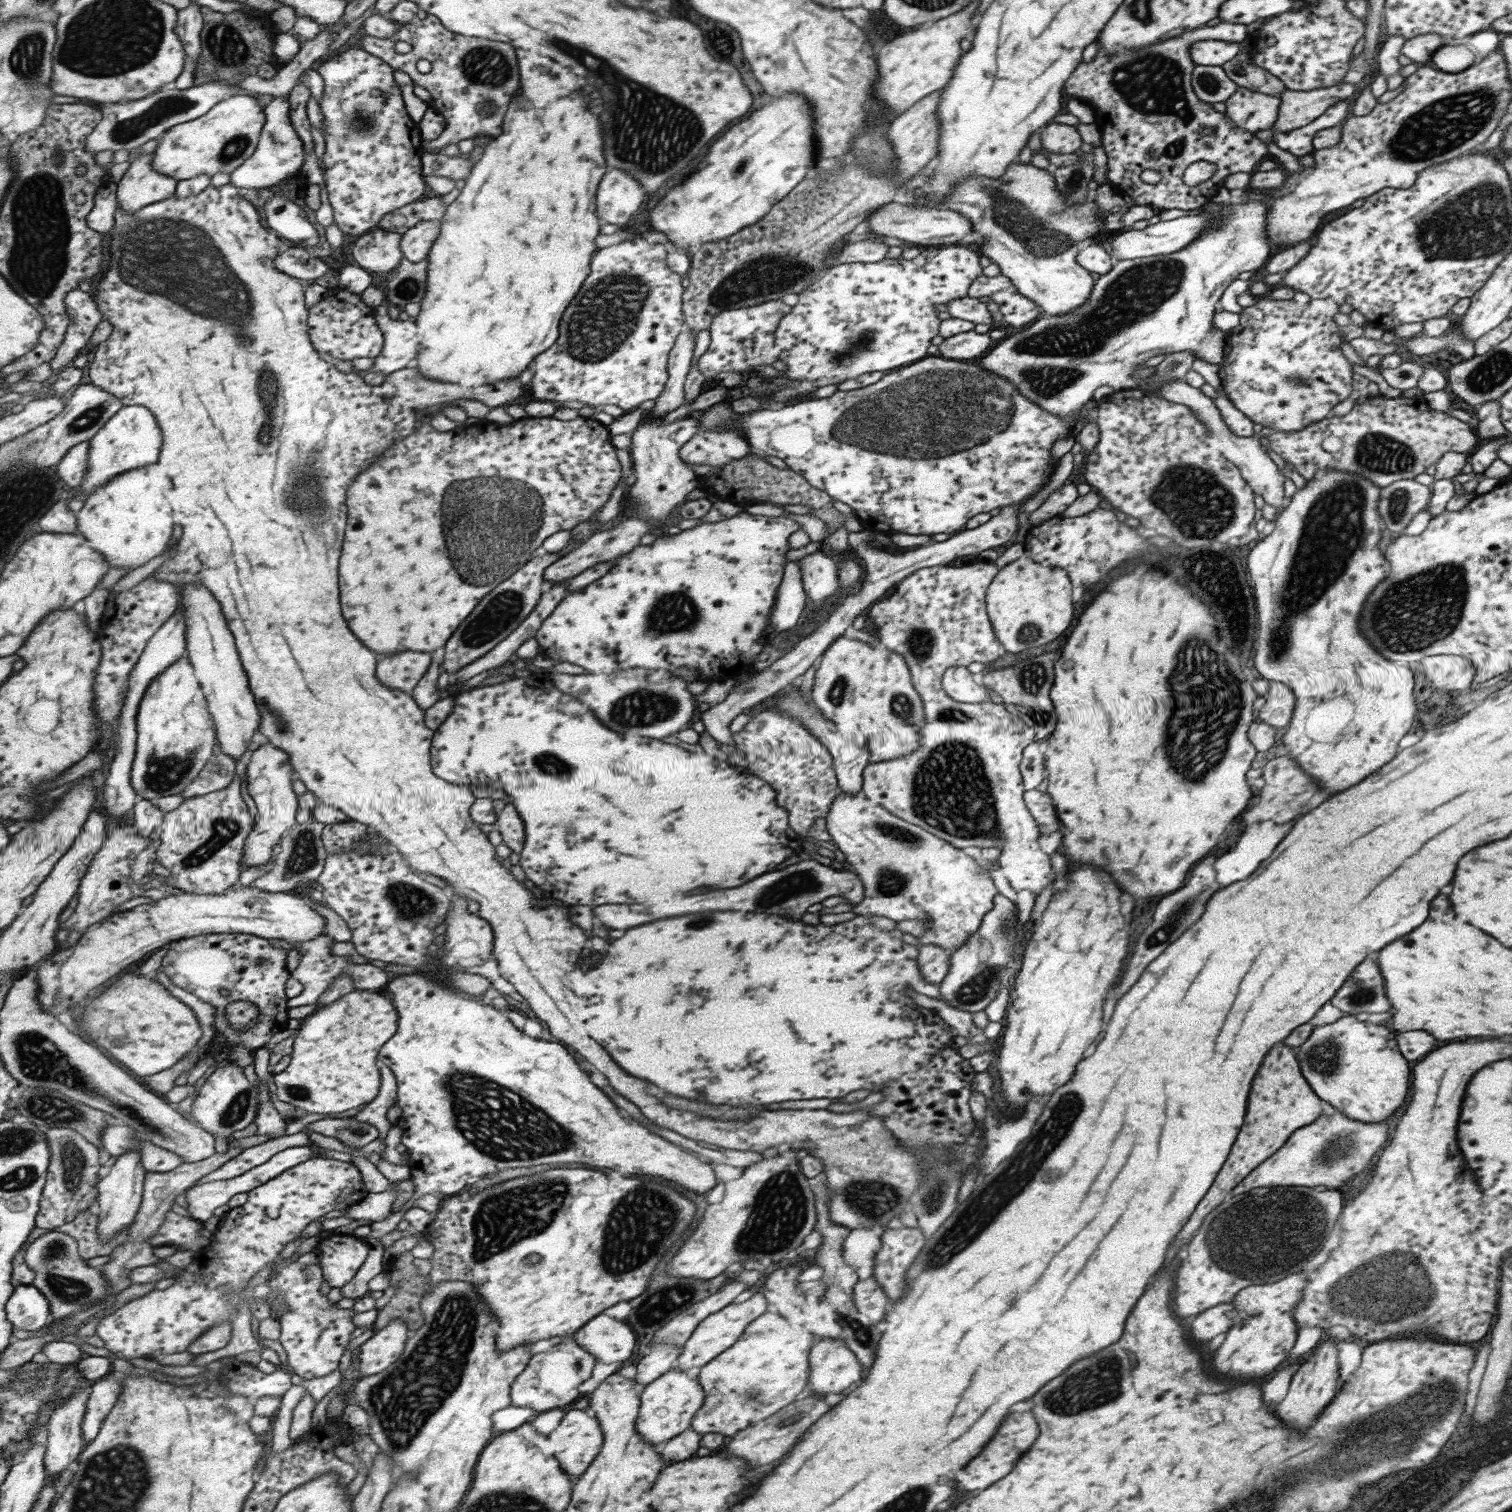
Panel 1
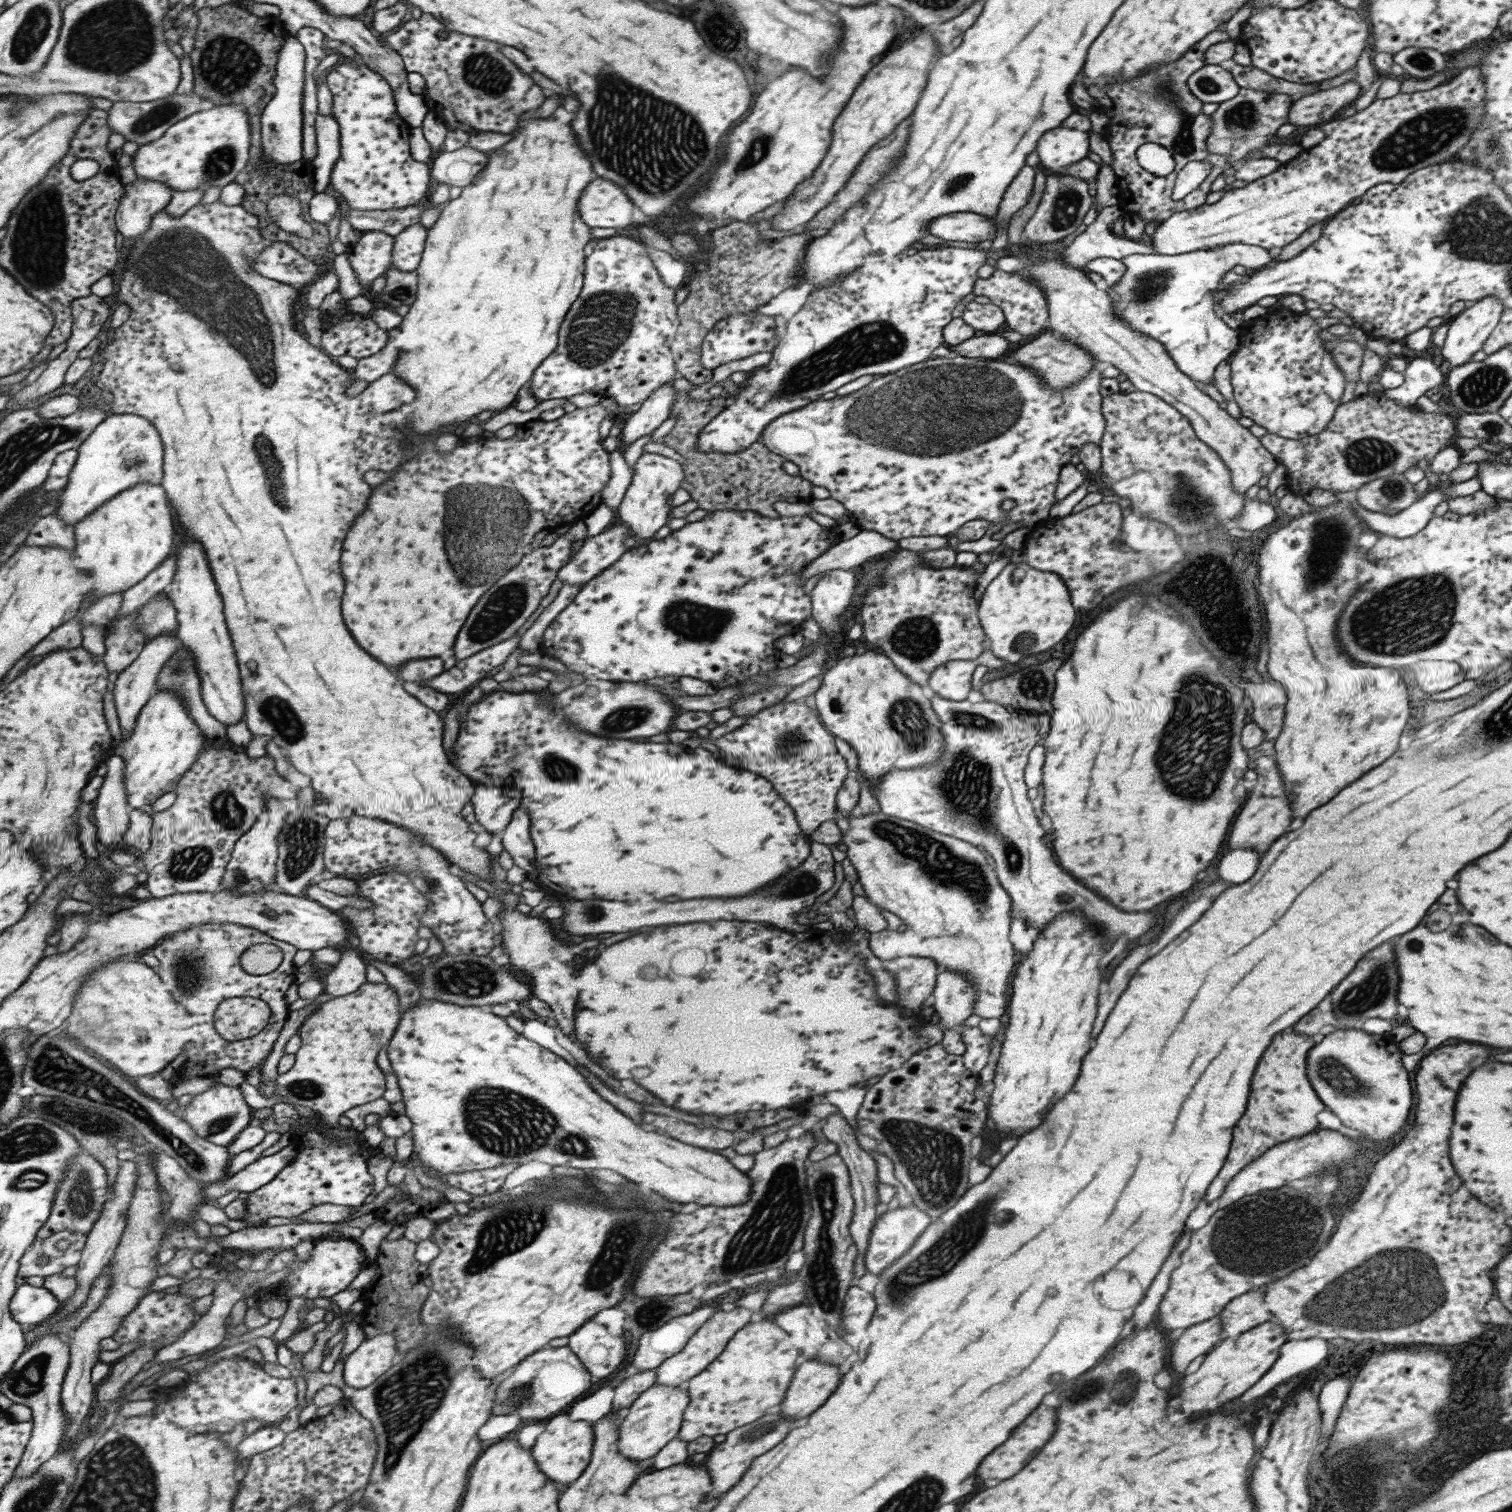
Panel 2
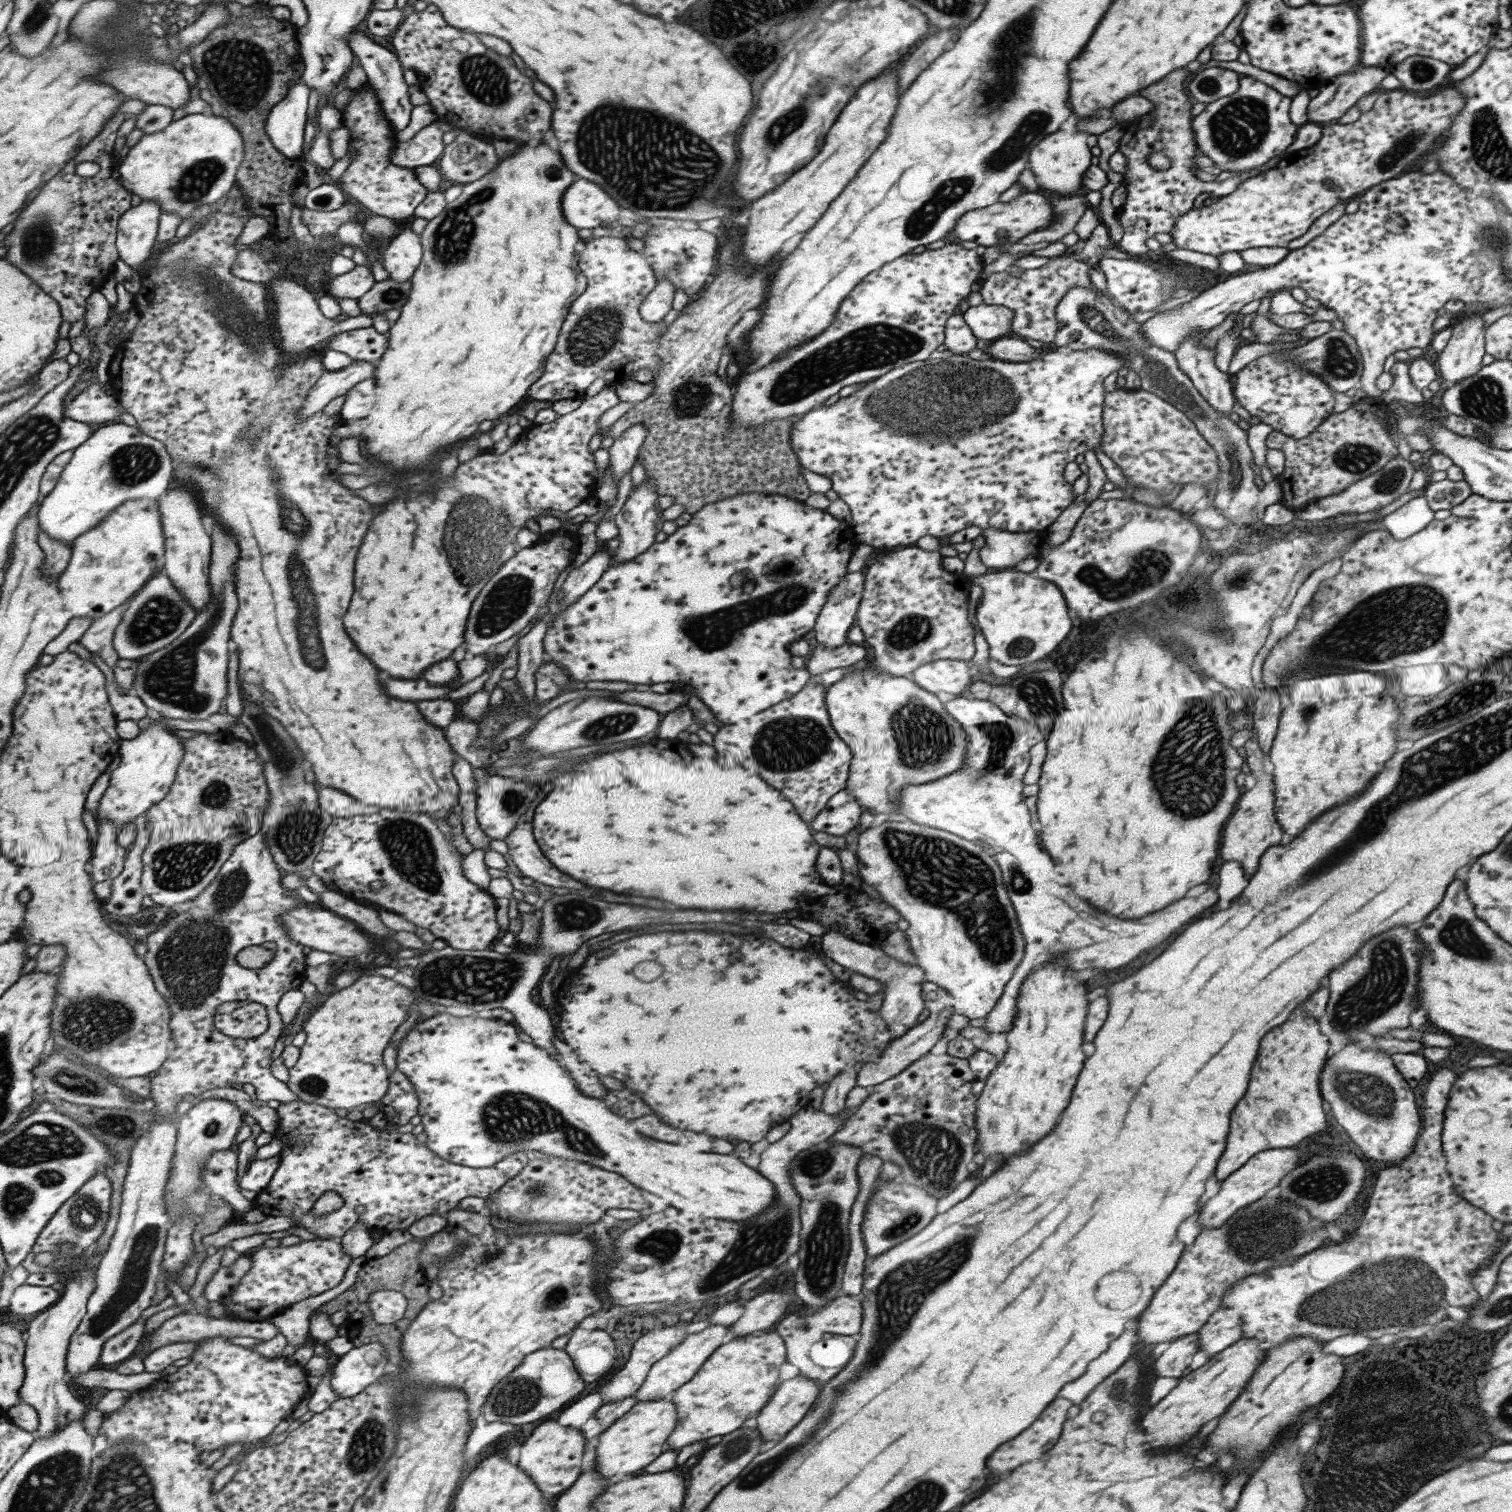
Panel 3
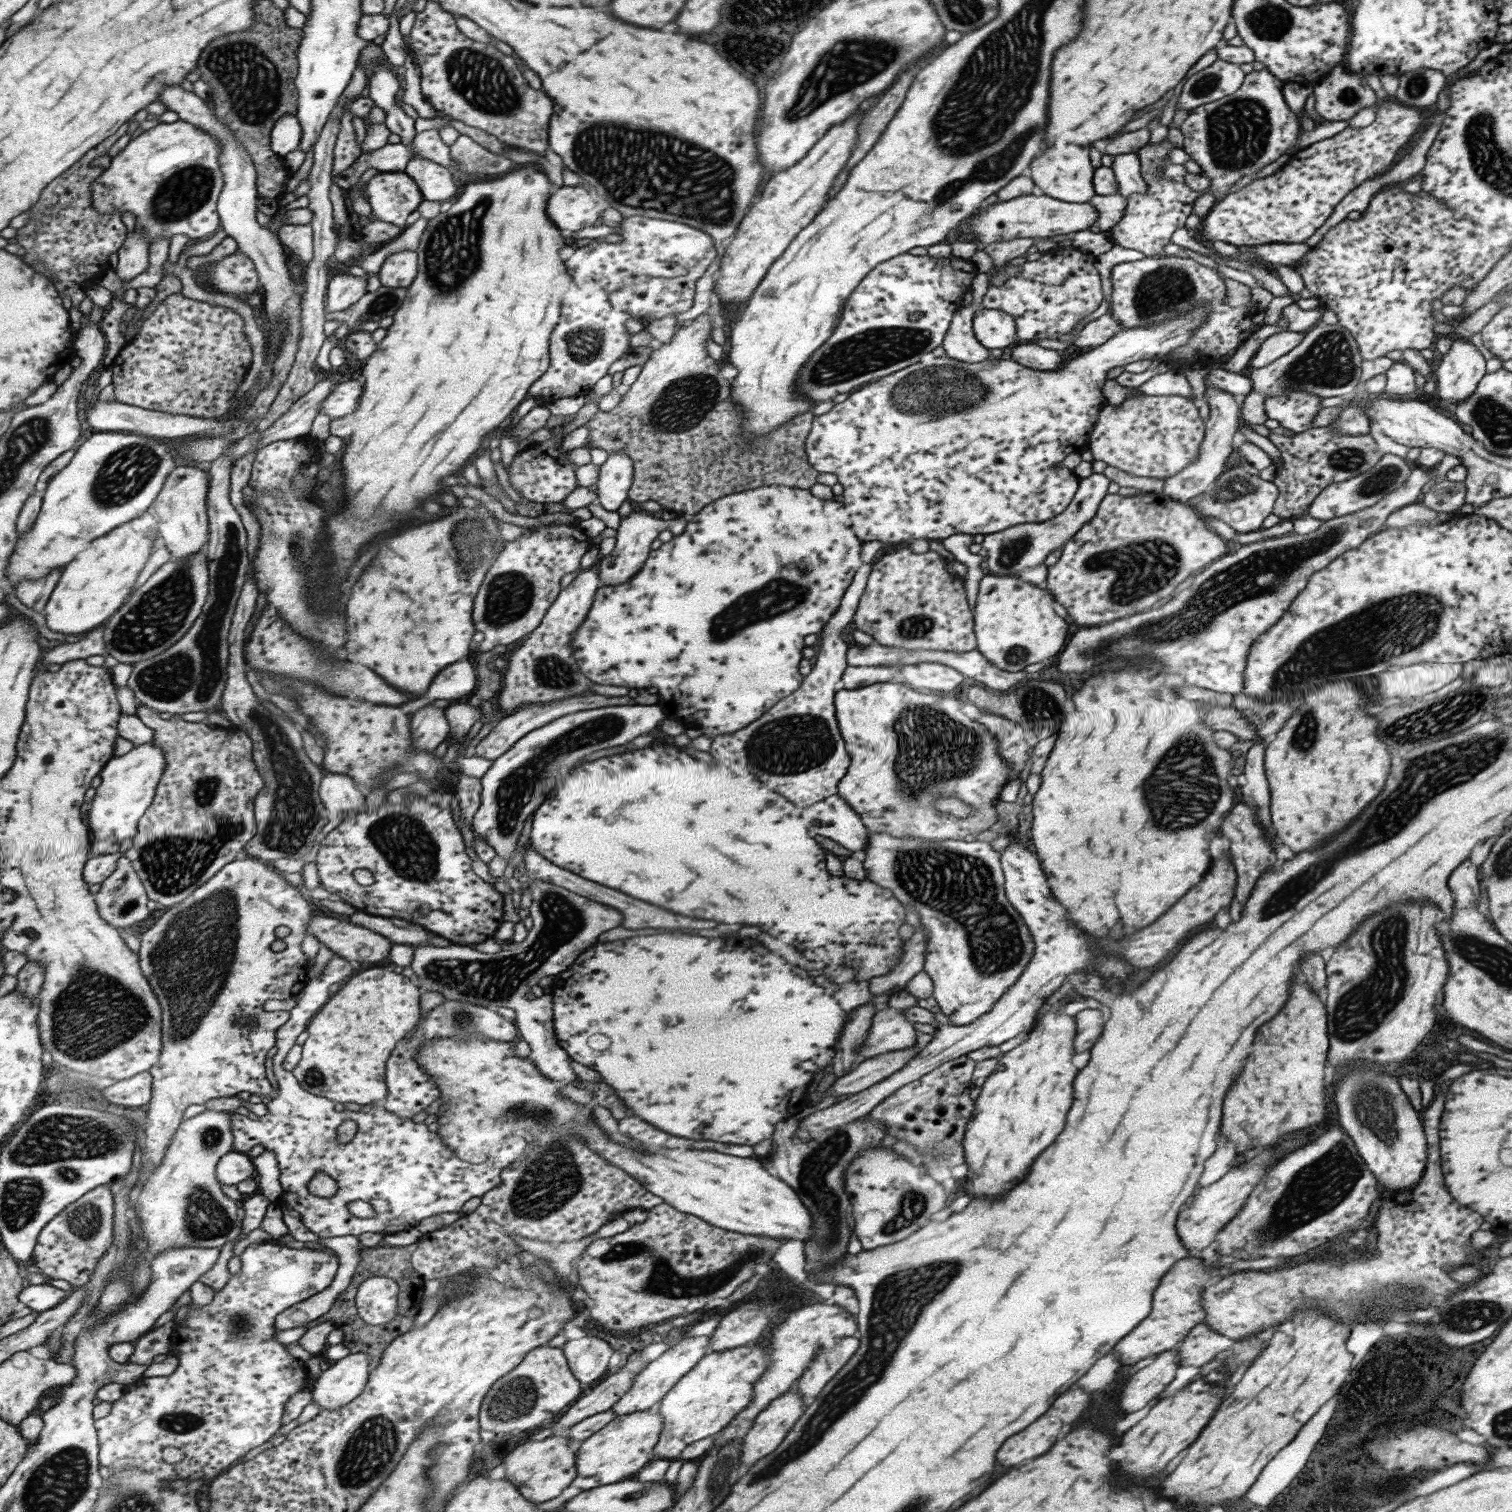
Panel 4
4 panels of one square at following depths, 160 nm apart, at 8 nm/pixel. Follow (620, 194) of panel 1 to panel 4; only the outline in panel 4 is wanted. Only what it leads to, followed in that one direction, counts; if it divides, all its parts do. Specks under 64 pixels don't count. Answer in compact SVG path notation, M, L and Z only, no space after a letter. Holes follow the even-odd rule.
M562 186L551 190L549 198L547 198L547 216L549 220L557 226L557 228L567 235L572 232L581 230L585 226L591 226L599 222L600 214L607 205L605 200L601 198L593 189L581 188L581 186Z

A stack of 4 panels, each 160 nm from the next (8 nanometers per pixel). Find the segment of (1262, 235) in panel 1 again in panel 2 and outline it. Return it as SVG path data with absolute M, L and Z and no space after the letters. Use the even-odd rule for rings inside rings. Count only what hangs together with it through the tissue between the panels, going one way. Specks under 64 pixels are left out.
M1241 243L1224 244L1222 247L1177 255L1129 254L1120 259L1125 267L1124 273L1107 293L1113 296L1110 300L1112 310L1121 321L1126 322L1132 330L1160 342L1173 359L1175 366L1195 384L1198 382L1211 384L1215 366L1221 360L1227 360L1239 346L1239 330L1231 329L1220 320L1215 309L1217 303L1213 301L1213 292L1222 286L1223 274L1232 270L1234 266L1244 266L1257 271L1271 265L1272 259L1264 248ZM1049 328L1037 333L1029 342L1020 343L1018 348L1004 354L1000 360L1021 364L1030 368L1046 382L1051 390L1061 390L1081 380L1091 369L1098 365L1097 360L1091 353L1082 349L1078 344L1072 343L1069 339L1062 338L1059 333Z

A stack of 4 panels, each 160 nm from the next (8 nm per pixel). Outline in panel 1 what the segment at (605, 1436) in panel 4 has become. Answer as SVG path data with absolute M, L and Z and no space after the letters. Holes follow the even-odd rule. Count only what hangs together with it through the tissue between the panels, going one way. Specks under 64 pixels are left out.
M669 1369L648 1382L640 1391L635 1430L648 1443L655 1445L665 1442L689 1428L693 1415L703 1404L703 1399L704 1392L696 1378L689 1378L685 1371Z

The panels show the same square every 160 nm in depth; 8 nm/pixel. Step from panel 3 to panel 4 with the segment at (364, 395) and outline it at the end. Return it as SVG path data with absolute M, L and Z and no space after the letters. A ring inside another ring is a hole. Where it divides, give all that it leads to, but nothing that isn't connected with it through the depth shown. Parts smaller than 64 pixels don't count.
M350 379L338 383L329 398L322 402L320 413L328 414L333 420L353 414L359 406L363 391L364 384L359 380Z

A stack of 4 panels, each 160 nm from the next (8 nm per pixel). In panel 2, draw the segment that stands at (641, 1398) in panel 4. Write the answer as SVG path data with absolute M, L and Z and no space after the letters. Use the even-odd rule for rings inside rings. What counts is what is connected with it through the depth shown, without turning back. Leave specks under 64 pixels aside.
M731 1306L728 1312L720 1308L715 1311L689 1338L685 1346L672 1357L666 1358L655 1368L655 1384L667 1385L668 1387L681 1386L681 1382L698 1375L714 1358L723 1352L729 1339L740 1328L743 1328L756 1314L747 1309Z

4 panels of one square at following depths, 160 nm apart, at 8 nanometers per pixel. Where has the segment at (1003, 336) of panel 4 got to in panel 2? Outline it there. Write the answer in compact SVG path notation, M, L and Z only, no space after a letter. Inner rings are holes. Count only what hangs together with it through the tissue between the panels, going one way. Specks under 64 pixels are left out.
M975 301L967 303L961 312L961 320L984 334L998 334L1005 328L1003 312L994 304L979 304Z

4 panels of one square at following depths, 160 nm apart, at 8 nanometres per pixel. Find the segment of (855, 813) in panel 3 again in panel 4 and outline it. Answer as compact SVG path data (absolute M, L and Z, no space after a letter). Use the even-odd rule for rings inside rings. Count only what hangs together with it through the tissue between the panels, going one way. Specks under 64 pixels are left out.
M831 795L800 809L800 820L810 837L827 837L860 856L869 833L858 814L840 796Z

